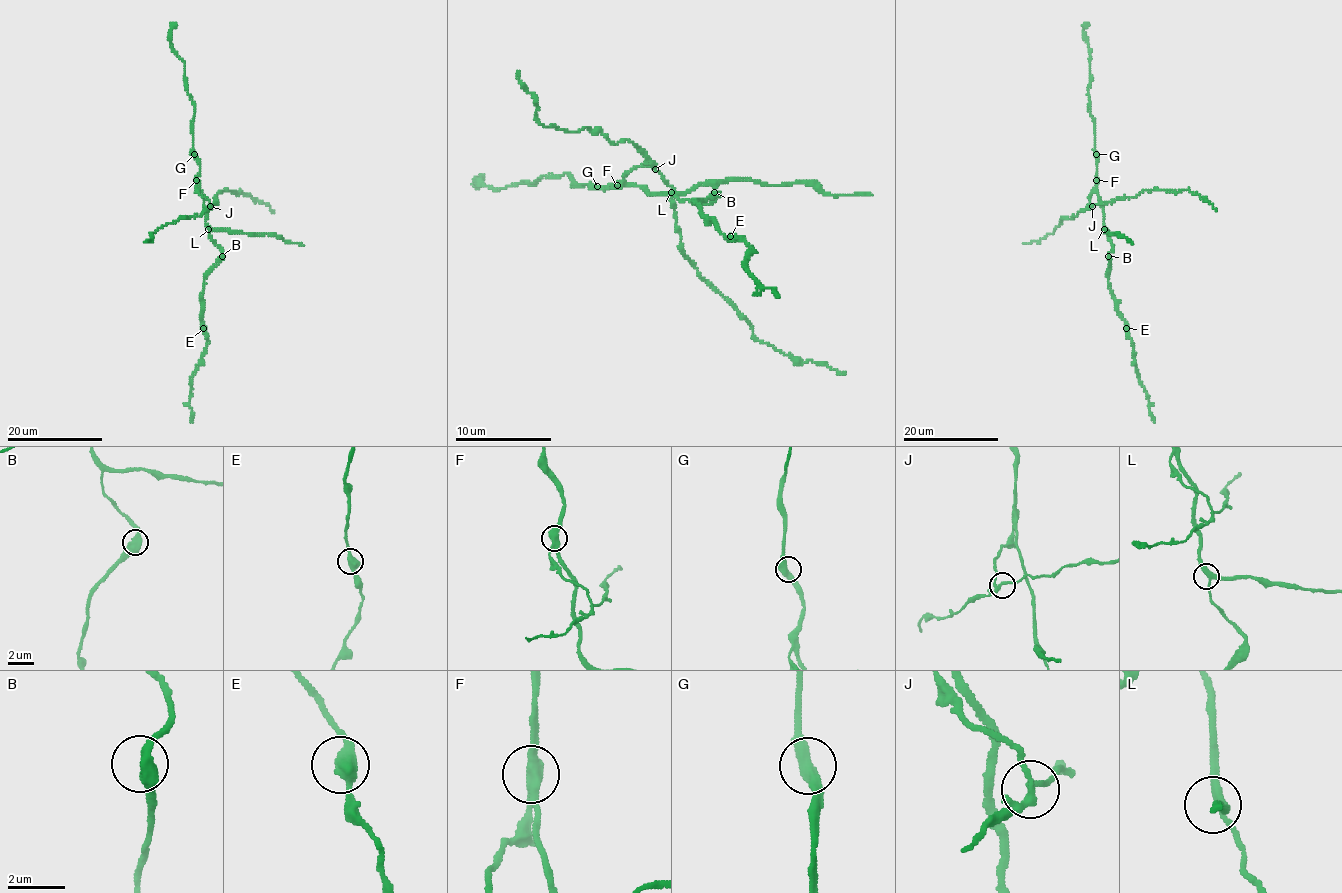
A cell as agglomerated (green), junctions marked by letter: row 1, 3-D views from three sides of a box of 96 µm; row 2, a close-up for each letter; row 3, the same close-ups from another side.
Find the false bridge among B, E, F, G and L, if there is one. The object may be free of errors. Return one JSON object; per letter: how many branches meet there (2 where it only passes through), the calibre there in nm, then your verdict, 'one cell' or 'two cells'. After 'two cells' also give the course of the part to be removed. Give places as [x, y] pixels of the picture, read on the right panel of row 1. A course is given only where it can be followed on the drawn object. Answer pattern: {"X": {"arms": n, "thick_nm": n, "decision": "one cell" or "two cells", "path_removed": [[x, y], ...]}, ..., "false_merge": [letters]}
{"B": {"arms": 2, "thick_nm": 480, "decision": "one cell"}, "E": {"arms": 2, "thick_nm": 440, "decision": "one cell"}, "F": {"arms": 3, "thick_nm": 400, "decision": "two cells", "path_removed": [[1097, 180], [1096, 188], [1089, 198], [1091, 206], [1159, 189], [1177, 193], [1189, 190], [1217, 210]]}, "G": {"arms": 2, "thick_nm": 460, "decision": "one cell"}, "L": {"arms": 3, "thick_nm": 280, "decision": "one cell"}, "false_merge": ["F"]}

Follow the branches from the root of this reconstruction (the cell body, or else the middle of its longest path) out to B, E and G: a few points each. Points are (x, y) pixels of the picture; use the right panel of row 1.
B: (1105, 228), (1113, 249), (1108, 256)
E: (1105, 228), (1113, 249), (1109, 254), (1109, 287), (1126, 328)
G: (1105, 228), (1097, 188), (1096, 154)

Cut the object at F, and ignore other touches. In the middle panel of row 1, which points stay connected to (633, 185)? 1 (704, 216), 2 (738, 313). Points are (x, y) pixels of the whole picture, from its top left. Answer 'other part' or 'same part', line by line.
1: same part
2: other part

